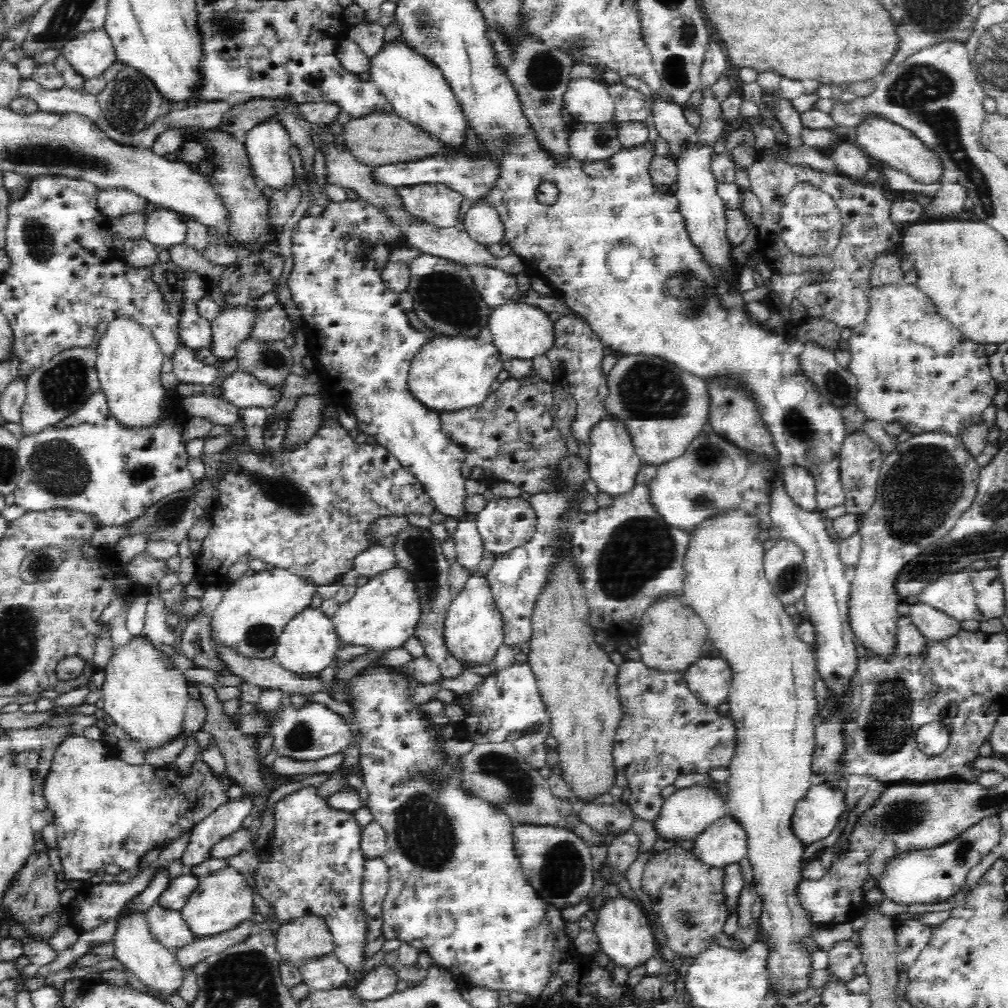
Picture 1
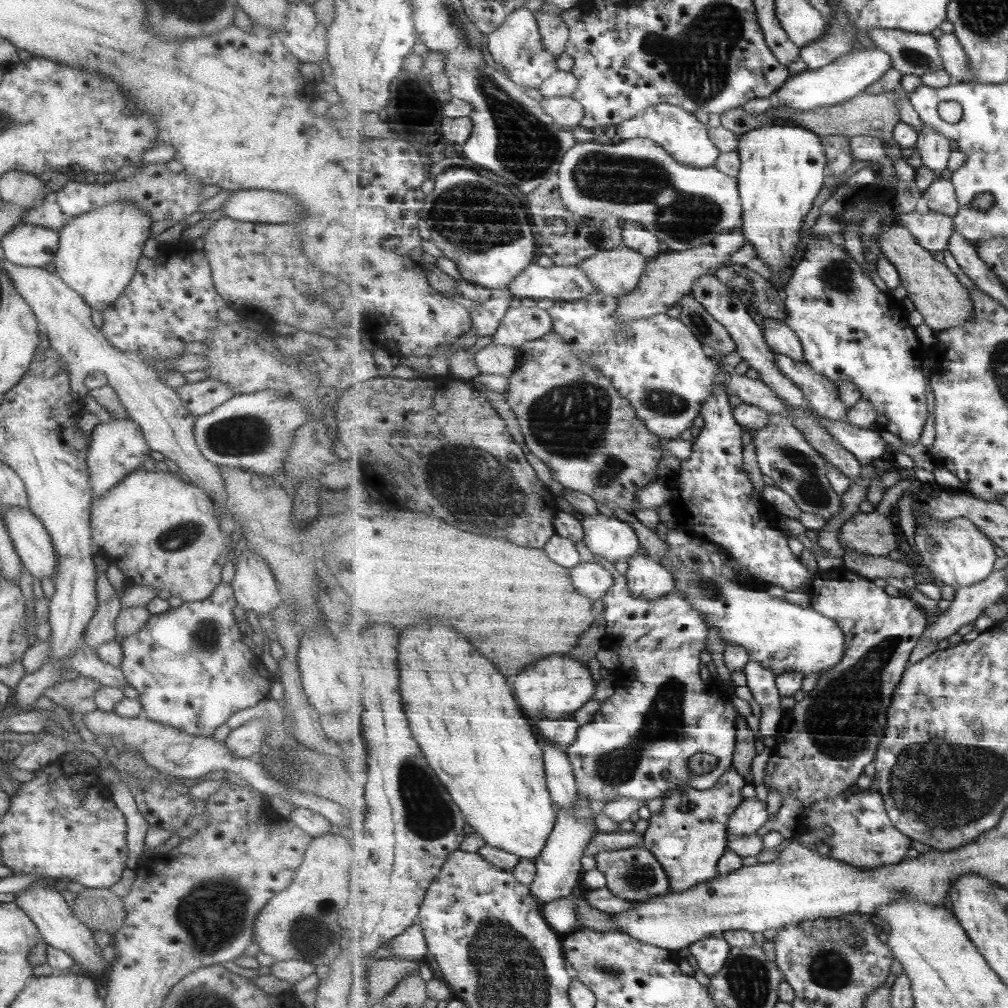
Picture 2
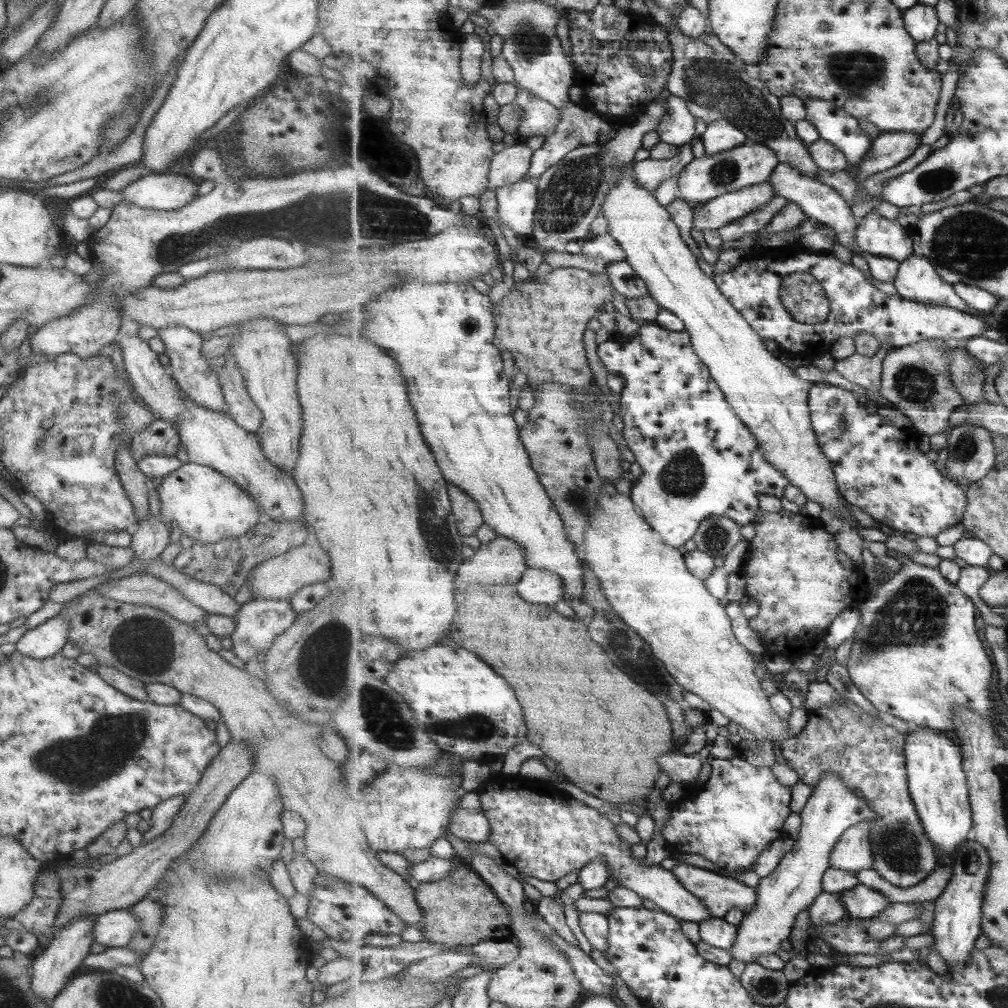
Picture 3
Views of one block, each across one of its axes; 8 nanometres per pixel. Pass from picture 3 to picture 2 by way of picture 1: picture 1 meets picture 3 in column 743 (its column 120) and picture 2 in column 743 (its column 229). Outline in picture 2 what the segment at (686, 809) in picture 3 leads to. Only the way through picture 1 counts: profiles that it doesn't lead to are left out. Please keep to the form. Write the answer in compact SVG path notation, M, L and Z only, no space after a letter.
M731 768L713 788L696 790L691 785L685 785L665 793L663 809L659 813L652 813L647 820L644 846L655 854L669 875L669 893L685 892L719 875L721 856L729 849L731 817L743 804L746 784L745 777Z

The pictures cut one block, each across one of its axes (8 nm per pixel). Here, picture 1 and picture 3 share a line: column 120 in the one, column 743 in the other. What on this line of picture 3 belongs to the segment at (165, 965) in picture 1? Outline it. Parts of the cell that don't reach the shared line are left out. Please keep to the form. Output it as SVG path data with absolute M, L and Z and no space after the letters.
M828 772L813 788L813 794L800 812L800 817L800 837L774 871L759 880L755 887L757 902L746 912L743 922L738 926L738 939L729 953L733 959L745 965L757 962L762 954L782 949L782 942L789 939L795 928L797 916L803 910L808 910L824 891L824 874L831 868L831 855L846 830L863 821L880 820L869 802L855 796L836 772Z

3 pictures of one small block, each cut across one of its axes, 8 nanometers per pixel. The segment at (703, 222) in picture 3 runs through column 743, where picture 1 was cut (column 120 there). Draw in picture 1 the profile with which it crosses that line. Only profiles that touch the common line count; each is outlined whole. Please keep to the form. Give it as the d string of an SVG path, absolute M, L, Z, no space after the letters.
M126 189L101 190L97 196L99 211L107 218L144 213L148 201Z

